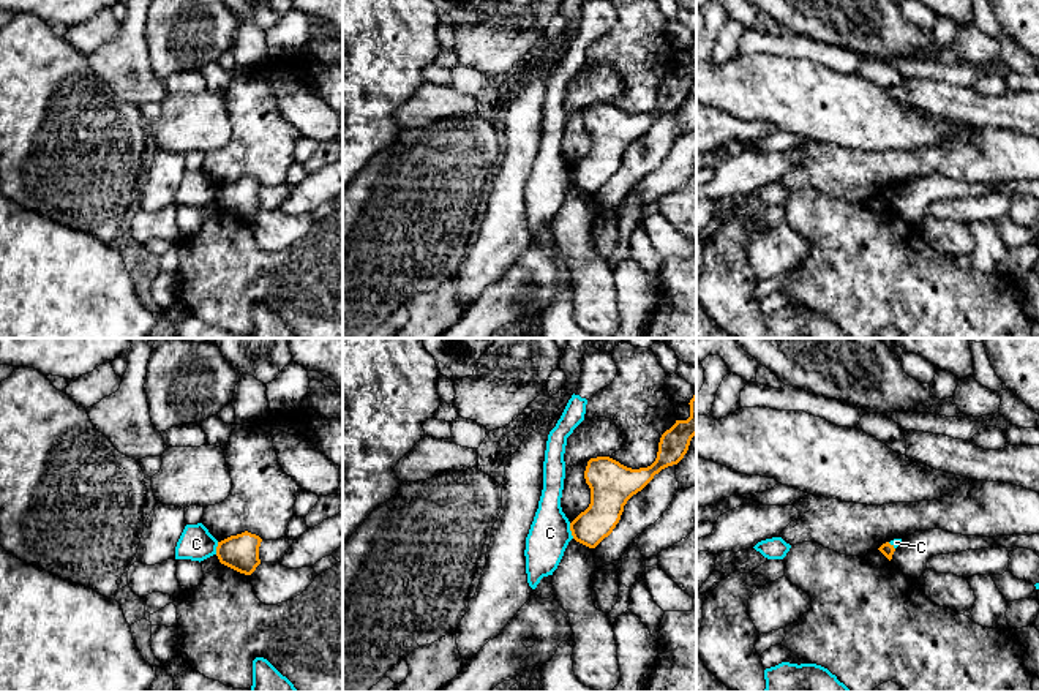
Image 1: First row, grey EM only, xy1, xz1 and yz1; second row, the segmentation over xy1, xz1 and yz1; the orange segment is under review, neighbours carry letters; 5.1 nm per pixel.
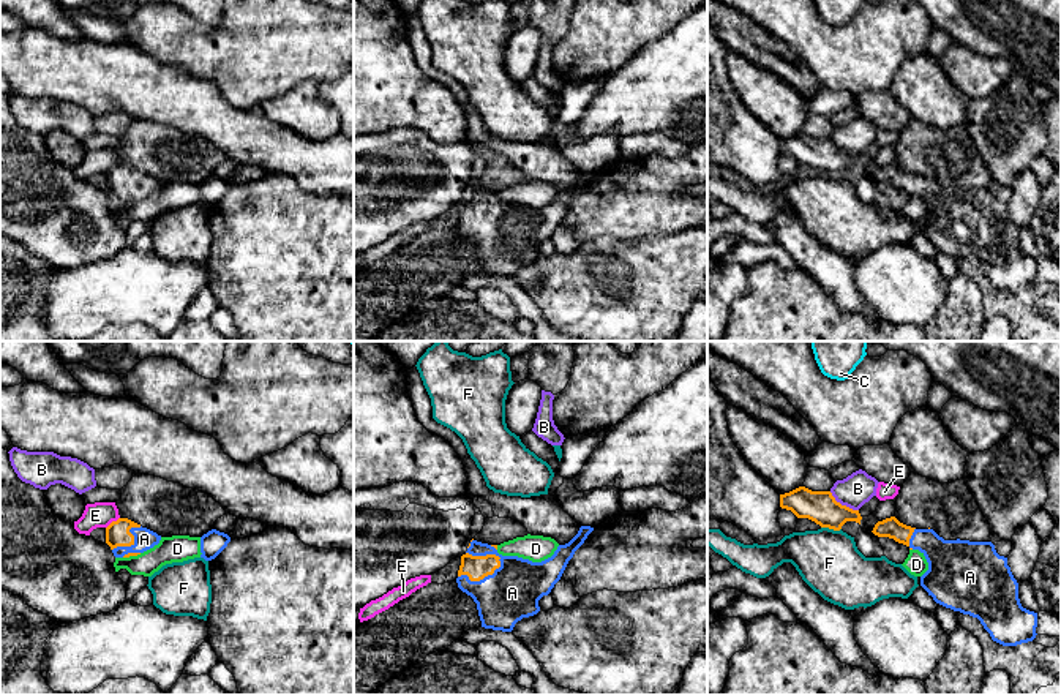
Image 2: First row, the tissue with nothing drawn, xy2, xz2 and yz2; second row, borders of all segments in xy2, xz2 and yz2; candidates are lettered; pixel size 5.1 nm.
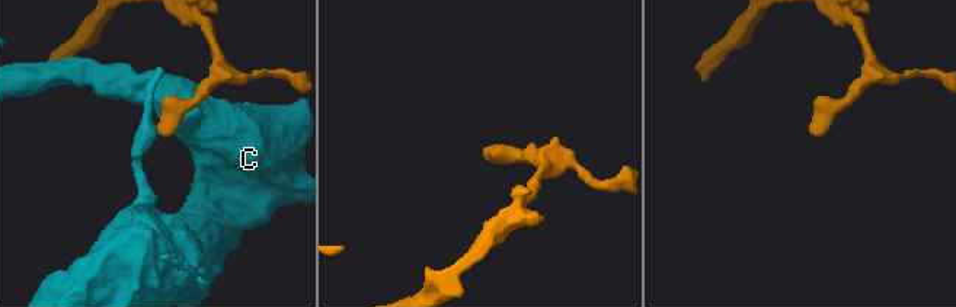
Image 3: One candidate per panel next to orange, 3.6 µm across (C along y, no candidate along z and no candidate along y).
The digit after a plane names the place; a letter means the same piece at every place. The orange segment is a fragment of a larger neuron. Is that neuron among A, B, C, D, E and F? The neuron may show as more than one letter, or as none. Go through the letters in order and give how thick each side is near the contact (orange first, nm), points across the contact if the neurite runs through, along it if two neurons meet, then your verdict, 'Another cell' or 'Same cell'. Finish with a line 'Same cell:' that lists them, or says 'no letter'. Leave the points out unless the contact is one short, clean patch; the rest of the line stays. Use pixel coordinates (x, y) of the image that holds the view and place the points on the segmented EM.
A: Thickness 120 nm (orange) against 280 nm. Path across: xz2 (476, 567), (482, 578), (490, 578), (512, 593). Same cell
B: Thickness 160 nm (orange) against 160 nm. Another cell
C: Thickness 180 nm (orange) against 220 nm. Boundary: xz1 (569, 523), (573, 537). Another cell
D: Thickness 20 nm (orange) against 140 nm. Boundary: xy2 (141, 553), (123, 558). Another cell
E: Thickness 130 nm (orange) against 130 nm. Boundary: xy2 (119, 517), (106, 528). Another cell
F: Thickness 160 nm (orange) against 320 nm. Another cell
Same cell: A

